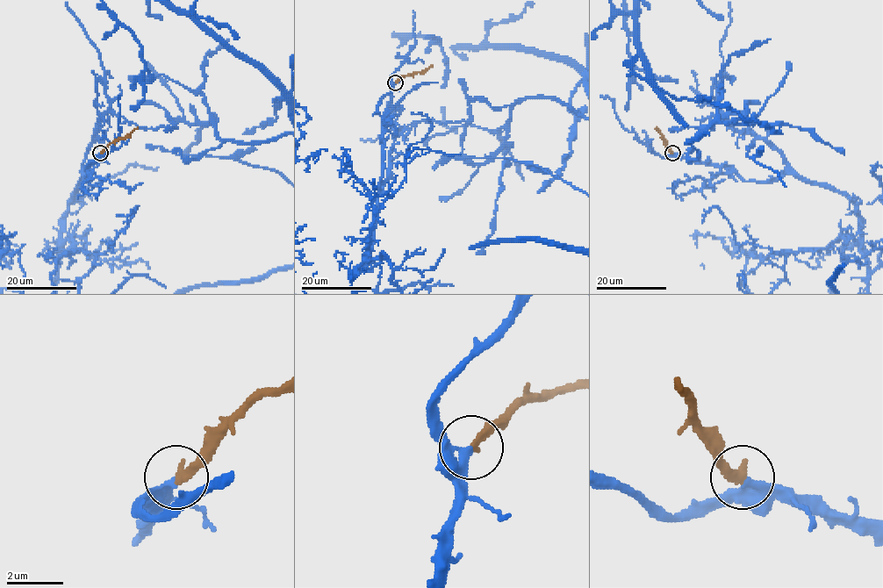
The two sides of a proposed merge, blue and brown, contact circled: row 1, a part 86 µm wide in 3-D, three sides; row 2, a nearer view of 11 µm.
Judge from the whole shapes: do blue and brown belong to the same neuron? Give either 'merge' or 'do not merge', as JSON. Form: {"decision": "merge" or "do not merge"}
{"decision": "merge"}

